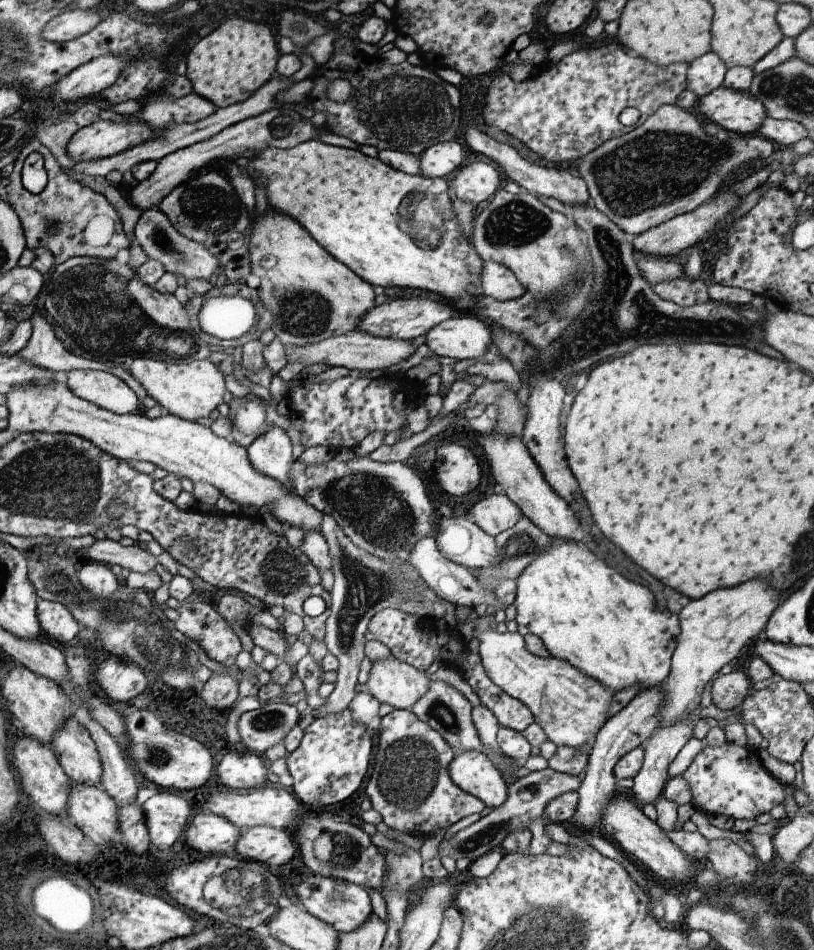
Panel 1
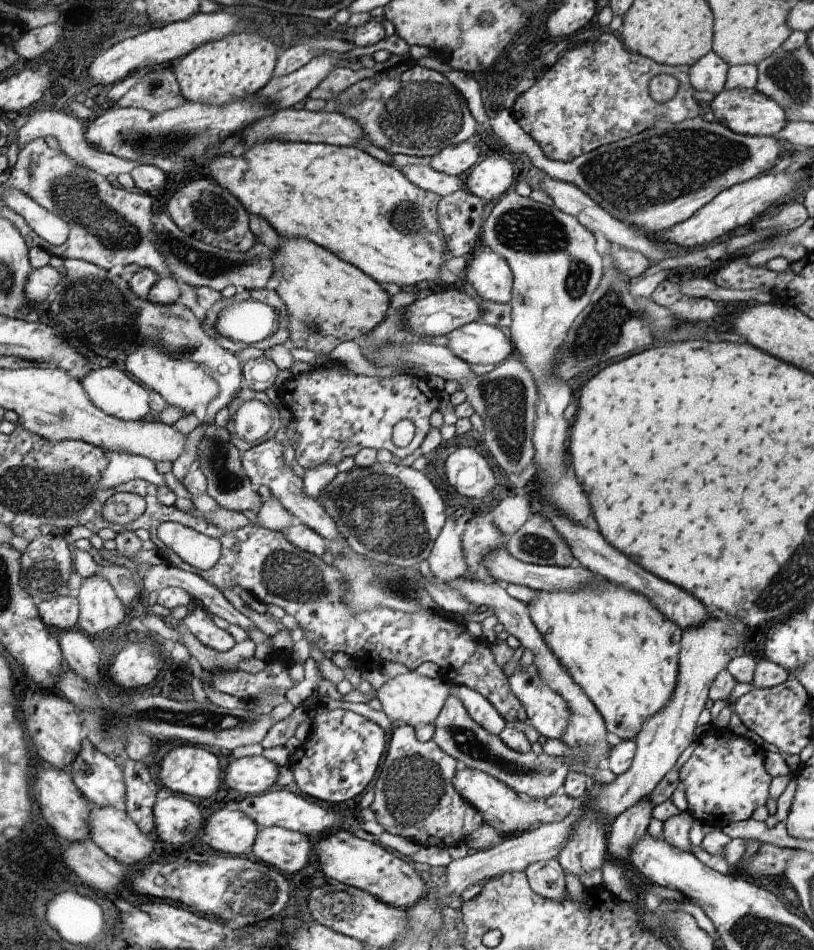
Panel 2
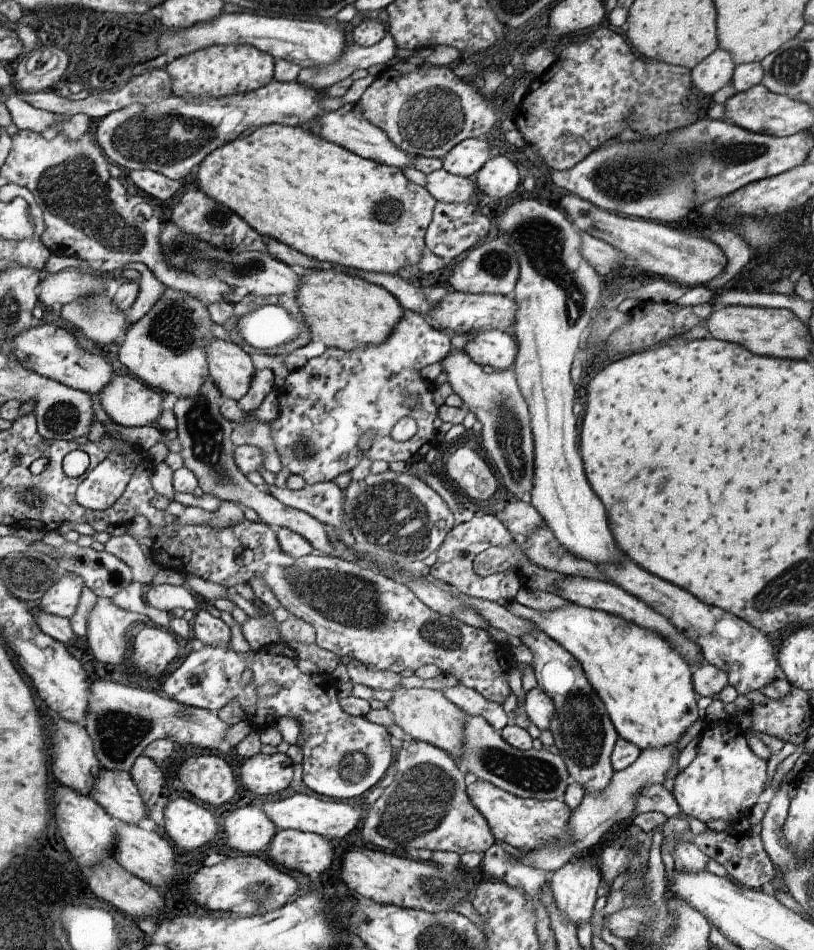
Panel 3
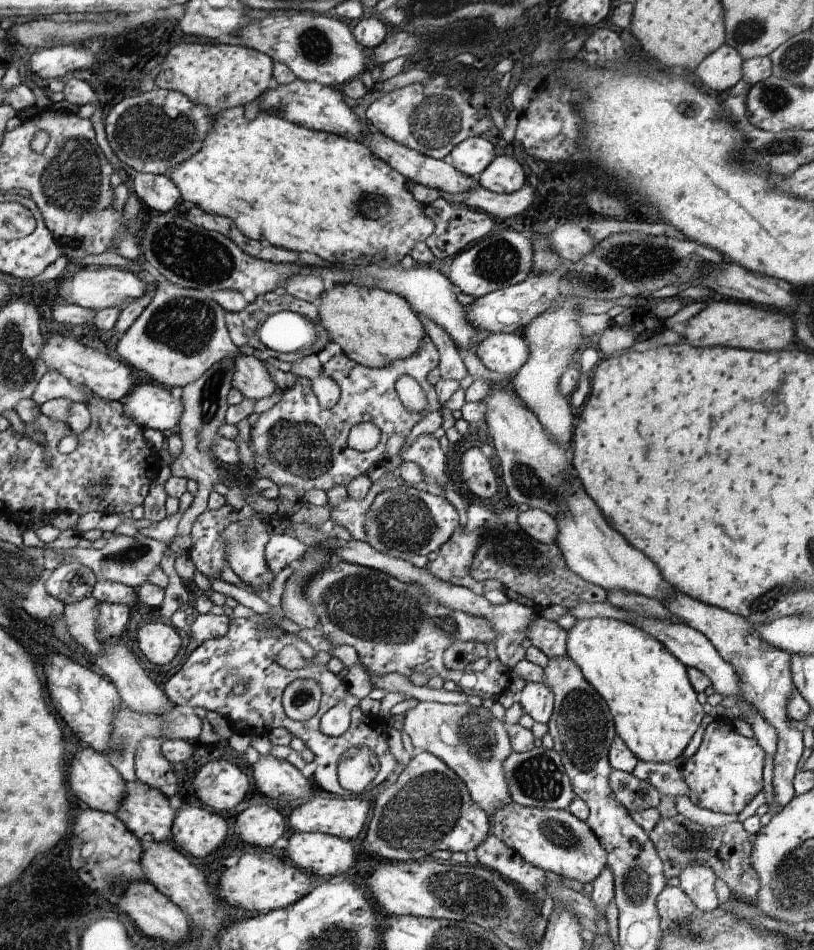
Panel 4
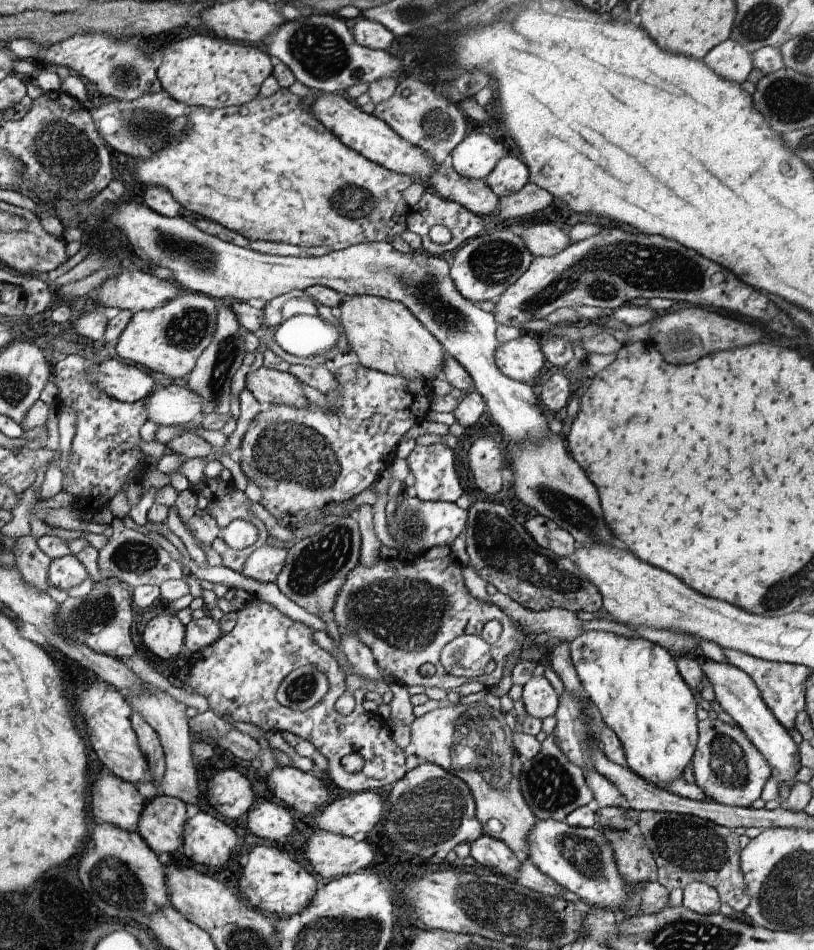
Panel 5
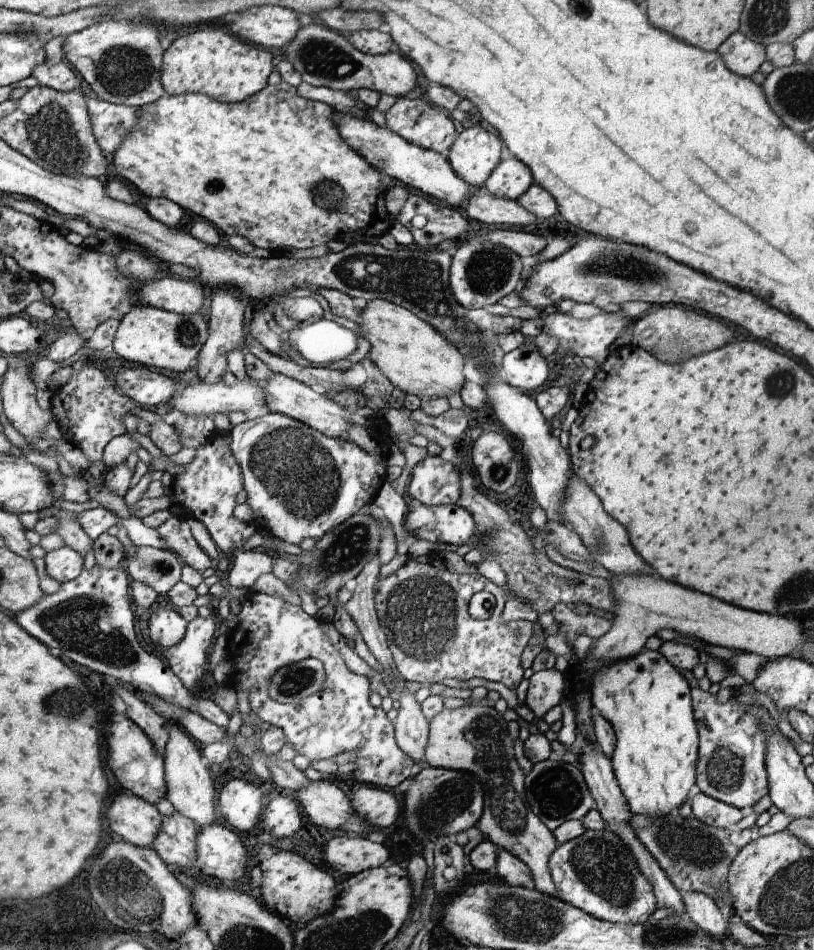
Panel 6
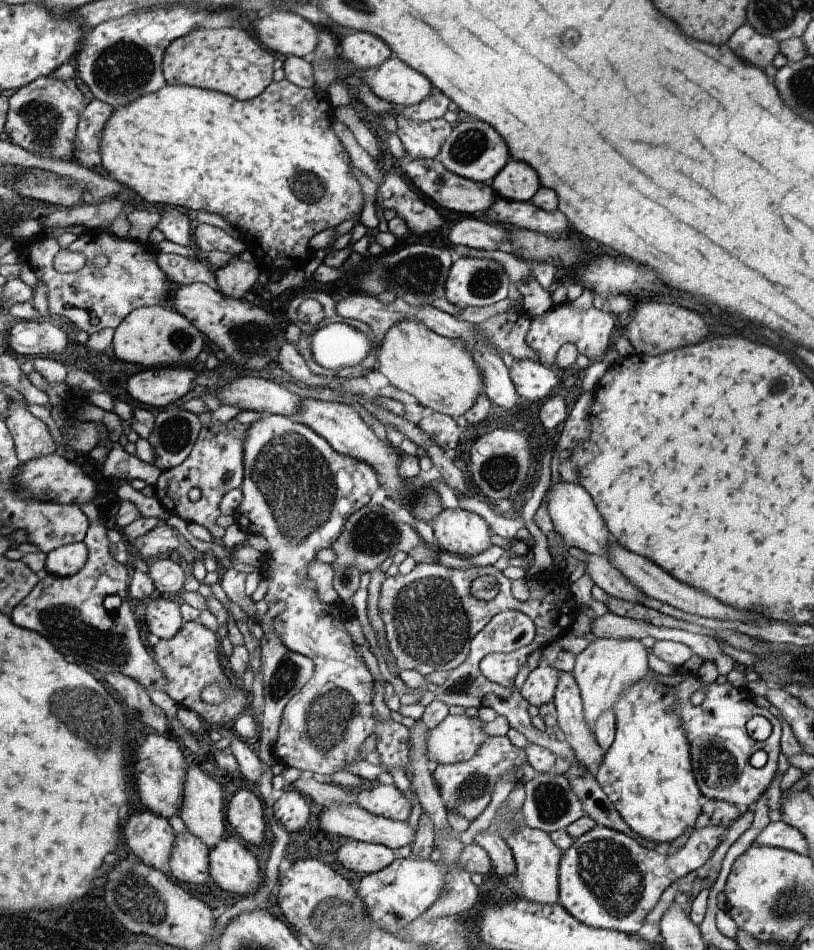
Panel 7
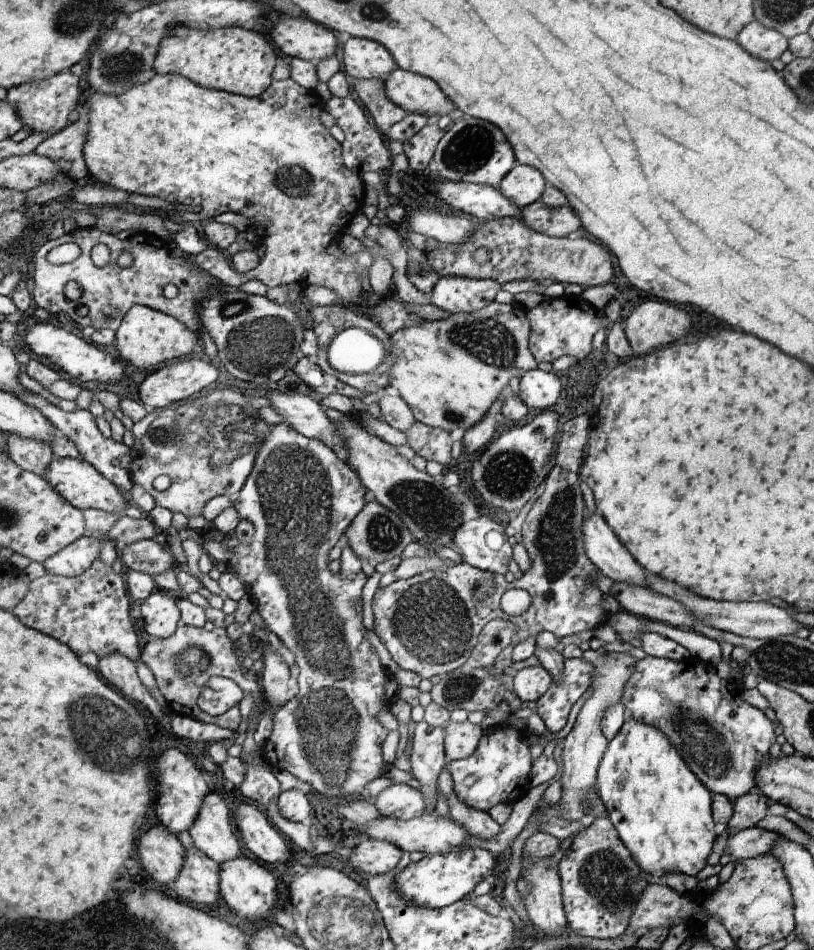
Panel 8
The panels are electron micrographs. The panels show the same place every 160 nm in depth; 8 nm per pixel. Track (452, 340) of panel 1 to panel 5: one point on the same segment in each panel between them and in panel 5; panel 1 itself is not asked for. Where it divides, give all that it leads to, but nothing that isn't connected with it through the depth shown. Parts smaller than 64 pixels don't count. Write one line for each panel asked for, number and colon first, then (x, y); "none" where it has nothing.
2: (477, 343)
3: (498, 349)
4: (505, 353)
5: (521, 359)

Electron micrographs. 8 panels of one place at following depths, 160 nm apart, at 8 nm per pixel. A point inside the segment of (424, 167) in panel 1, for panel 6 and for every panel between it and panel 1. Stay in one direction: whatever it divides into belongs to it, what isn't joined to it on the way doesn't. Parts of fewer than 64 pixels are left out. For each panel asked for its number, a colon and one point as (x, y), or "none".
2: (454, 159)
3: (465, 160)
4: (472, 157)
5: (477, 156)
6: (476, 152)

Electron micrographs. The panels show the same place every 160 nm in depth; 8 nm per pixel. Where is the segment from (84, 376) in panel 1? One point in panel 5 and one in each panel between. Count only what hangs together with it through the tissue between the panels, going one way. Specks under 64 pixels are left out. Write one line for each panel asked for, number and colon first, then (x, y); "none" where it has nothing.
2: (112, 389)
3: (128, 402)
4: (151, 407)
5: (172, 405)

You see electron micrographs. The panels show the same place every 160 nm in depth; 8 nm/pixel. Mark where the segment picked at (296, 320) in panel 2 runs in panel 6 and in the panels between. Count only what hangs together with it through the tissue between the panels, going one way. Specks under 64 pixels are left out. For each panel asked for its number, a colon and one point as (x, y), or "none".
3: (343, 311)
4: (376, 328)
5: (386, 336)
6: (417, 359)

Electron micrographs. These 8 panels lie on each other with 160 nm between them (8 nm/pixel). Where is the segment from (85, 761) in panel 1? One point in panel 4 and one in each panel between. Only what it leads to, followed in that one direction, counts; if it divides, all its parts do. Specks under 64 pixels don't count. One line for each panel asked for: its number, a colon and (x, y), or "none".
2: (101, 780)
3: (116, 792)
4: (145, 810)

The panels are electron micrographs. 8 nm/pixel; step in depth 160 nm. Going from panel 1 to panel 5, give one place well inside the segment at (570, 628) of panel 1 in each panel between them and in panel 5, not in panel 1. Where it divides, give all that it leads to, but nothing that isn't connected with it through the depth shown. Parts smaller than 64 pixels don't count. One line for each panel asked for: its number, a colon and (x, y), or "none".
2: (625, 654)
3: (647, 686)
4: (651, 698)
5: (643, 697)

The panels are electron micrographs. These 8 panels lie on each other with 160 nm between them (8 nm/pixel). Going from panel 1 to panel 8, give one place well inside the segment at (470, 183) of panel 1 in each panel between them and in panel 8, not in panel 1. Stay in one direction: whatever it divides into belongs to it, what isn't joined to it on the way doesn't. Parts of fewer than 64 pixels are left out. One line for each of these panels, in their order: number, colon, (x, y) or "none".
2: (493, 176)
3: (499, 177)
4: (505, 175)
5: (510, 175)
6: (511, 179)
7: (517, 181)
8: (524, 185)

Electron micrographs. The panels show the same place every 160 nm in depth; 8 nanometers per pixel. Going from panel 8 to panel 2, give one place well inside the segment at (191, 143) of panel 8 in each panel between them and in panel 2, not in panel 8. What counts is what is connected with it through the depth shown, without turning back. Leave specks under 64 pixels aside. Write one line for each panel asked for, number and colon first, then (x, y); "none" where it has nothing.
2: (370, 214)
3: (324, 201)
4: (285, 185)
5: (269, 169)
6: (270, 169)
7: (272, 165)

